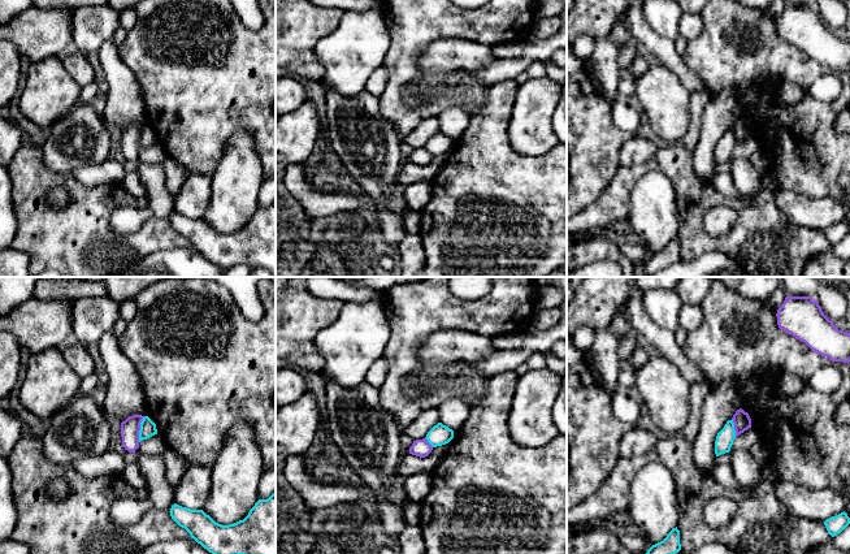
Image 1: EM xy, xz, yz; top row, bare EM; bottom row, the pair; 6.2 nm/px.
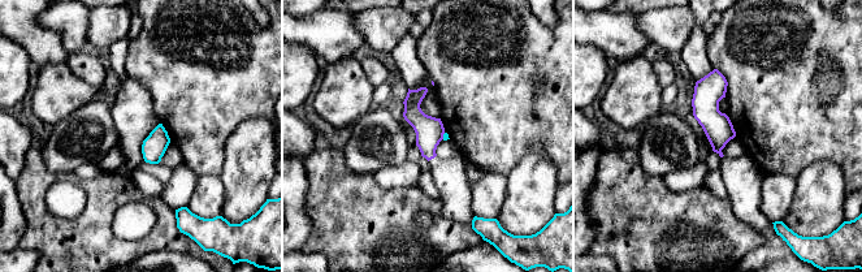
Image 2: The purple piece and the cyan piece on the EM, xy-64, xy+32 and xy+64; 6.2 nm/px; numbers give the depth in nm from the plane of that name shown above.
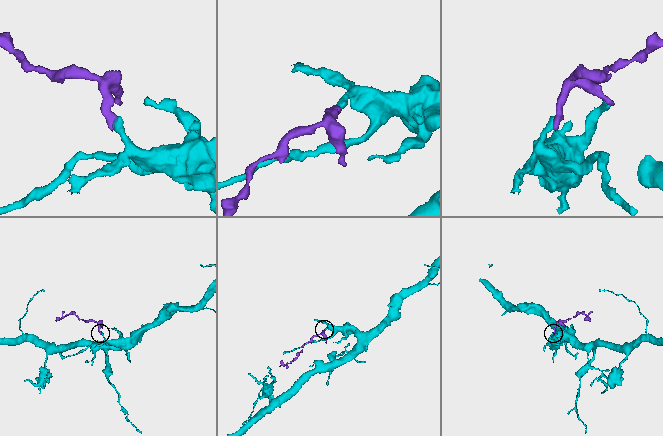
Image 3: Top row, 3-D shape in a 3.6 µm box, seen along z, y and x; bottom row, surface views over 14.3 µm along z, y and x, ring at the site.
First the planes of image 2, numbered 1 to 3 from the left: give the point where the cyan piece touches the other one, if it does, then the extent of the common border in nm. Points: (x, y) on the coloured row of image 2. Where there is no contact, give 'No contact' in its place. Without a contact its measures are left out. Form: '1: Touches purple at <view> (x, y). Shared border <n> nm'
1: No contact
2: Touches purple at xy+32 (442, 136). Shared border 40 nm
3: No contact

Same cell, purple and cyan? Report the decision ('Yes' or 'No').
No

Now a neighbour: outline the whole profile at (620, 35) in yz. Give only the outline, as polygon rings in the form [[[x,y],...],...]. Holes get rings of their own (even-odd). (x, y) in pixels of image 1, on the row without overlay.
[[[625,14],[613,26],[612,31],[610,33],[607,38],[619,49],[625,47],[625,44],[632,39]]]

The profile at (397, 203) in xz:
[[[396,185],[394,195],[385,202],[385,208],[393,213],[400,213],[406,207],[404,186]]]

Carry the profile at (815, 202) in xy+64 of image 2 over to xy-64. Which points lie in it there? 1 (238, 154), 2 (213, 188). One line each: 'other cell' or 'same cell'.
1: same cell
2: other cell

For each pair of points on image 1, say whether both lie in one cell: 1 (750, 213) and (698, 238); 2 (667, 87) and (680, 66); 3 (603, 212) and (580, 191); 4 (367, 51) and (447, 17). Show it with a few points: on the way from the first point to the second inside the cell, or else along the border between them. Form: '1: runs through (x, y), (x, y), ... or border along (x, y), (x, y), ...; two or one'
1: runs through (744, 228), (728, 243), (712, 243); one
2: border along (662, 63), (690, 91); two
3: border along (611, 178), (603, 193), (580, 212); two
4: border along (384, 13), (389, 48), (381, 65); two

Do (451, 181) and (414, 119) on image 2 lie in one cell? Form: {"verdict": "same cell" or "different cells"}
{"verdict": "same cell"}

